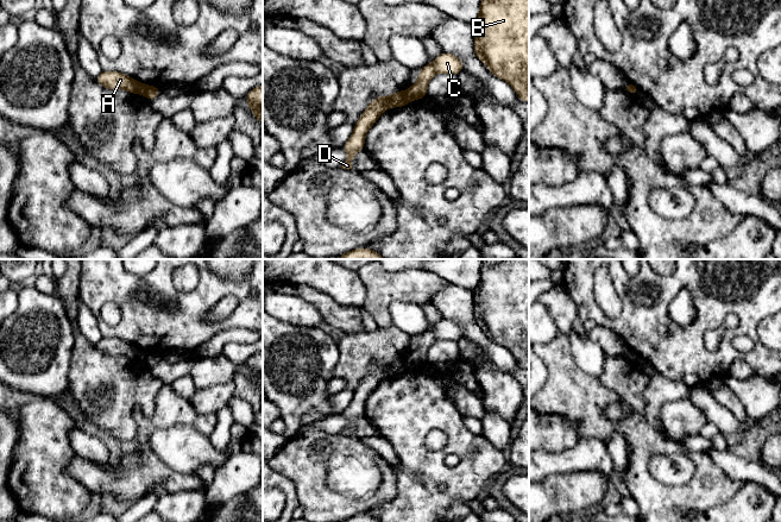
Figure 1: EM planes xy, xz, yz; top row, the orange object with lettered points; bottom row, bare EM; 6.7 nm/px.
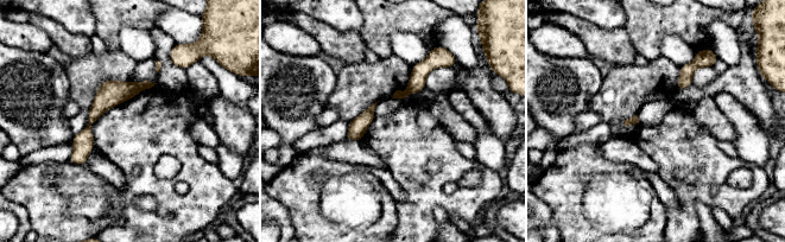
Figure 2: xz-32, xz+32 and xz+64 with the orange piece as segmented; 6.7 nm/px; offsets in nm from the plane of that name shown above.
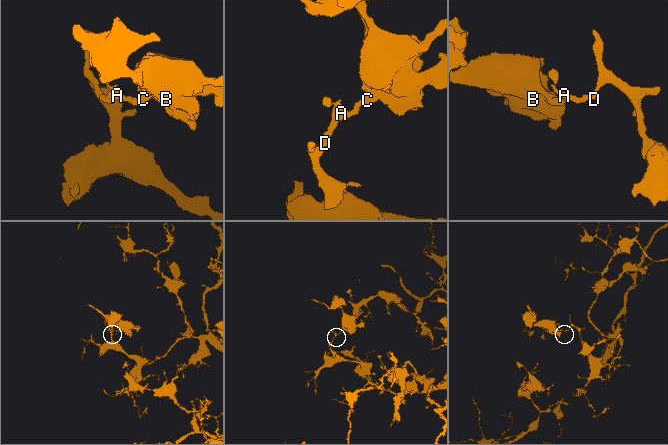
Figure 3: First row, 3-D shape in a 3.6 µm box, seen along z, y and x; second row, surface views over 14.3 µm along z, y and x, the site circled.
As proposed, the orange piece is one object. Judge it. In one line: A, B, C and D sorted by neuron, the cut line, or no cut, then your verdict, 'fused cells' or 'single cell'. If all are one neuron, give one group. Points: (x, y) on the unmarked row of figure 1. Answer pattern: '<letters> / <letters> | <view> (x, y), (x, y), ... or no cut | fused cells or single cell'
A D / B C | xy (142, 351), (143, 359) | fused cells

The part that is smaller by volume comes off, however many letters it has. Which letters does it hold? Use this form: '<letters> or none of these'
B, C

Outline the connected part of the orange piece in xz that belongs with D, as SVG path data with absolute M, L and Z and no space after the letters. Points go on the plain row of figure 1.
M403 357L395 358L391 363L378 361L363 378L360 385L354 391L351 404L342 413L342 416L347 420L347 427L341 432L341 434L347 436L353 435L352 427L354 422L364 415L367 397L373 392L385 376L404 373L410 367L411 364Z

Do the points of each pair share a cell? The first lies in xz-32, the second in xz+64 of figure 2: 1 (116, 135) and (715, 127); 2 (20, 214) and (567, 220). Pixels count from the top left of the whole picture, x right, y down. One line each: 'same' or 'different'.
1: different
2: different

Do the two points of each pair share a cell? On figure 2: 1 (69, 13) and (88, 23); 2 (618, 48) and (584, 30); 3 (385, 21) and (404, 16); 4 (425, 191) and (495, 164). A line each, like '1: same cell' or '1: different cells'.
1: same cell
2: same cell
3: same cell
4: different cells

